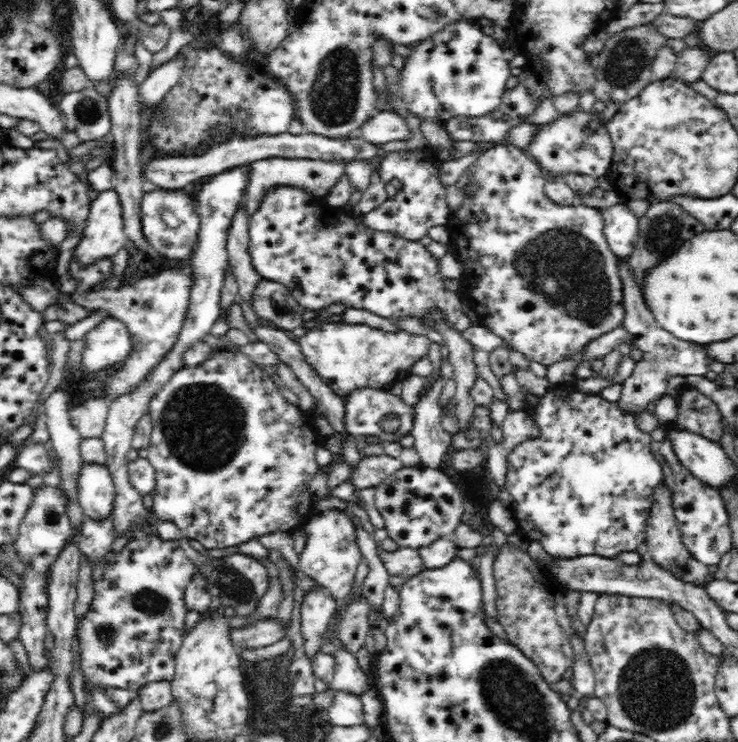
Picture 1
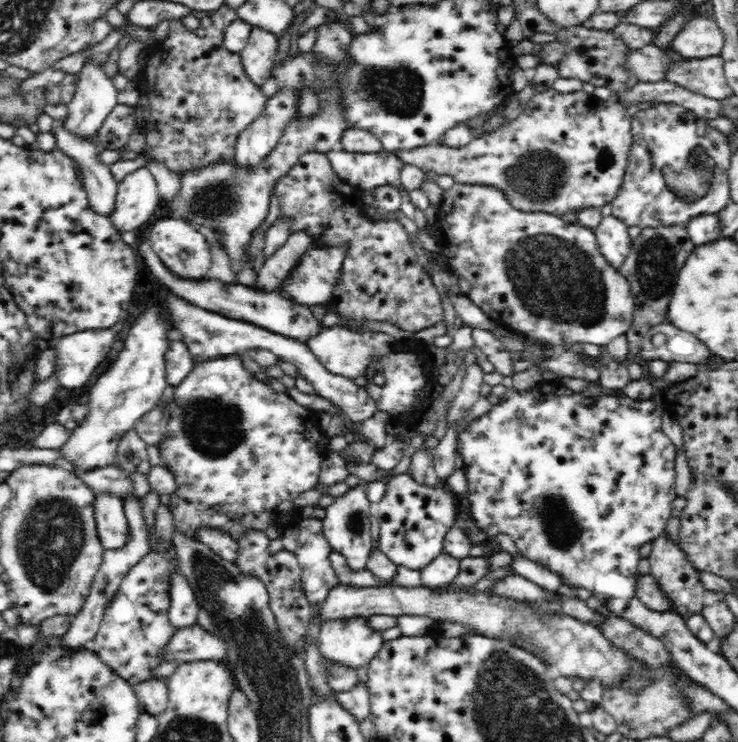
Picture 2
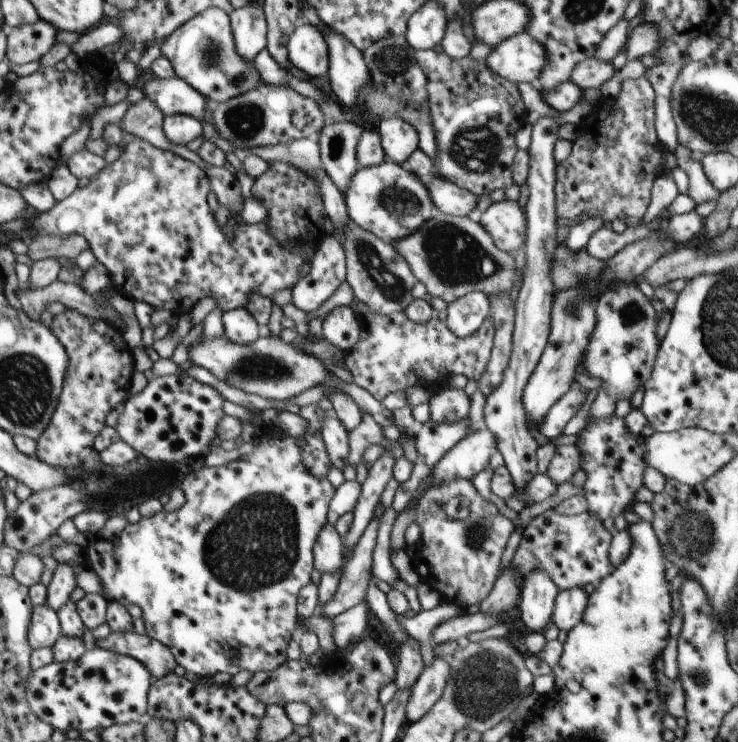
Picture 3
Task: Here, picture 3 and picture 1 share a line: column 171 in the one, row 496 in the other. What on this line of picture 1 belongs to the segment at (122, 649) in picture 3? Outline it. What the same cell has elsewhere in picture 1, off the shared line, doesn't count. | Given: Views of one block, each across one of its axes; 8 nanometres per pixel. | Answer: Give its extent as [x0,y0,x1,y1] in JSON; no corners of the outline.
[645,483,708,586]

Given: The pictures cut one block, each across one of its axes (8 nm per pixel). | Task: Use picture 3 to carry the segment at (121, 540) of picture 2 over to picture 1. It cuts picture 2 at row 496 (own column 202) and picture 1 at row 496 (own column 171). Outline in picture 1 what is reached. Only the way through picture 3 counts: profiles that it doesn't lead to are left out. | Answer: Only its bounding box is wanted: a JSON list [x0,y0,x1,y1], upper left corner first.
[76,463,115,519]

